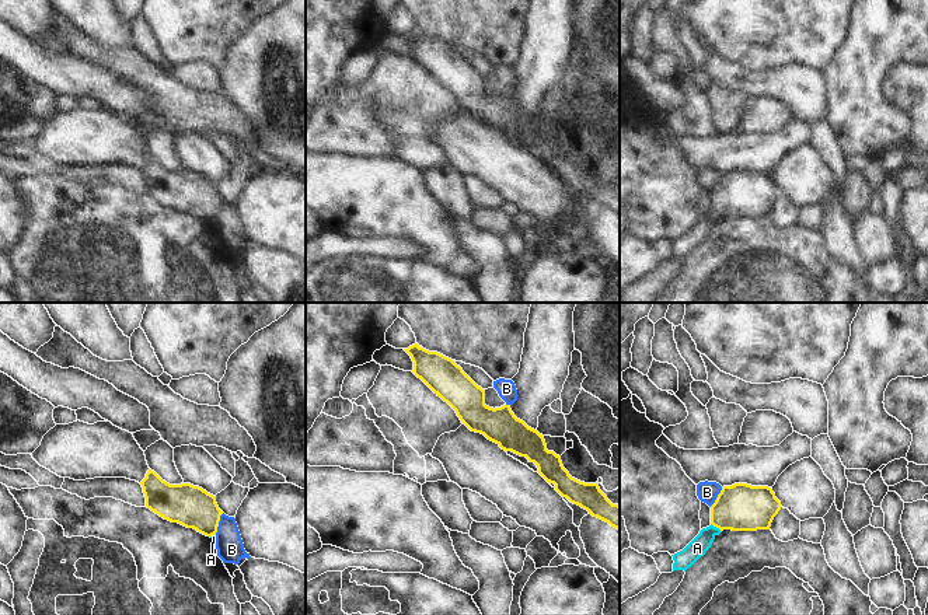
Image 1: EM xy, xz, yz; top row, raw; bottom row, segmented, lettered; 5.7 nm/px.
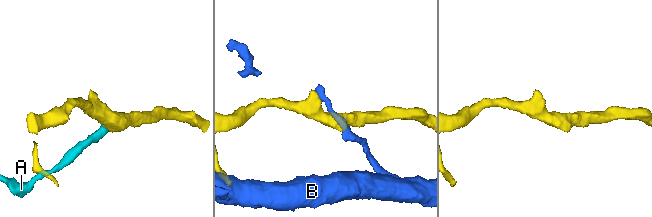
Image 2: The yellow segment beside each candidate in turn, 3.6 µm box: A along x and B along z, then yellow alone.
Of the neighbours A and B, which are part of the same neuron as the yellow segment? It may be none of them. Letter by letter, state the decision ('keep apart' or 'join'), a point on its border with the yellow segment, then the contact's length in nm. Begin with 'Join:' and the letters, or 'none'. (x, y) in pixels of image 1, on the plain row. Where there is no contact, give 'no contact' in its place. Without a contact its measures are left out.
Join: none
A: keep apart; contact yz (717, 213); length 80 nm
B: keep apart; contact xy (217, 210); length 140 nm

